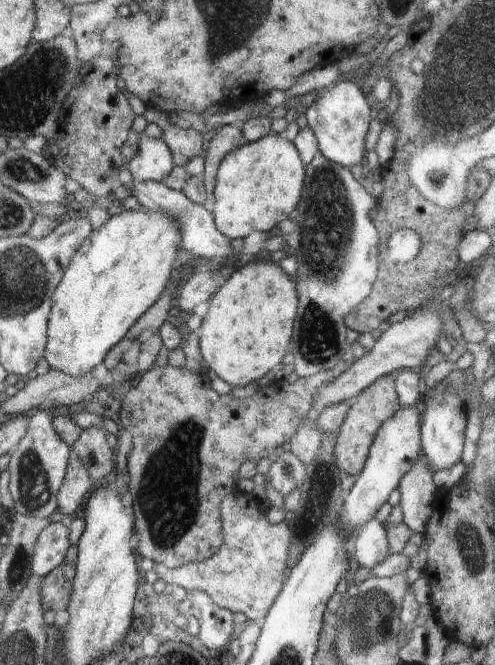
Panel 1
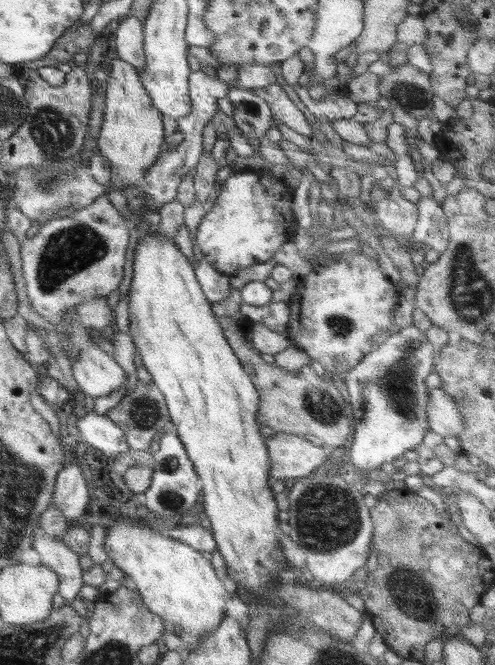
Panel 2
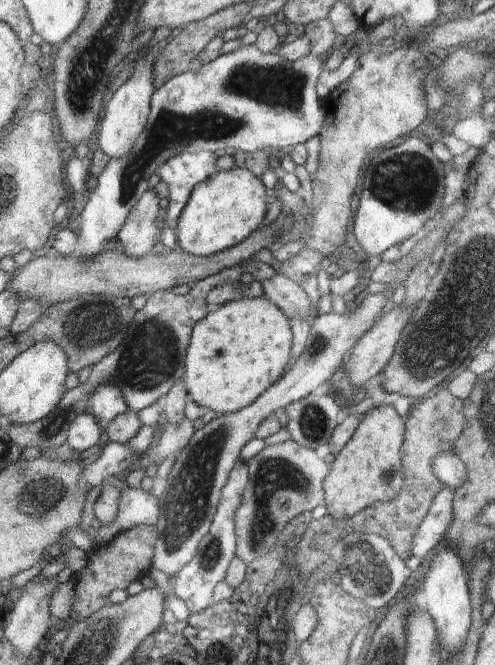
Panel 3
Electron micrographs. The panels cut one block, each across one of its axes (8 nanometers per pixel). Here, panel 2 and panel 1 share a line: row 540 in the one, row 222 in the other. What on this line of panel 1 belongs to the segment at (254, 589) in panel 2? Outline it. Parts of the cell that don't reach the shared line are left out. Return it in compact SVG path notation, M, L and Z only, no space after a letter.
M270 132L253 143L228 152L217 168L214 222L229 240L248 237L253 230L268 232L294 214L306 178L305 164L292 142Z

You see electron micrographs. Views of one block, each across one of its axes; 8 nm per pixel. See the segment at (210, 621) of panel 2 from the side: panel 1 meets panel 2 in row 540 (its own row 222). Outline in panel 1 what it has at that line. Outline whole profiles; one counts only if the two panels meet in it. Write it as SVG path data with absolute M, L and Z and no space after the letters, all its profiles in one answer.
M142 206L138 210L124 211L112 215L98 230L92 229L88 238L84 239L84 242L72 255L71 261L64 271L62 280L52 293L52 306L47 322L47 343L45 346L45 358L50 368L80 378L102 363L108 350L116 343L124 342L126 333L131 329L131 326L159 299L159 296L164 292L168 284L170 284L170 279L175 273L173 265L176 264L176 257L181 249L180 244L181 224L165 212L145 209Z

